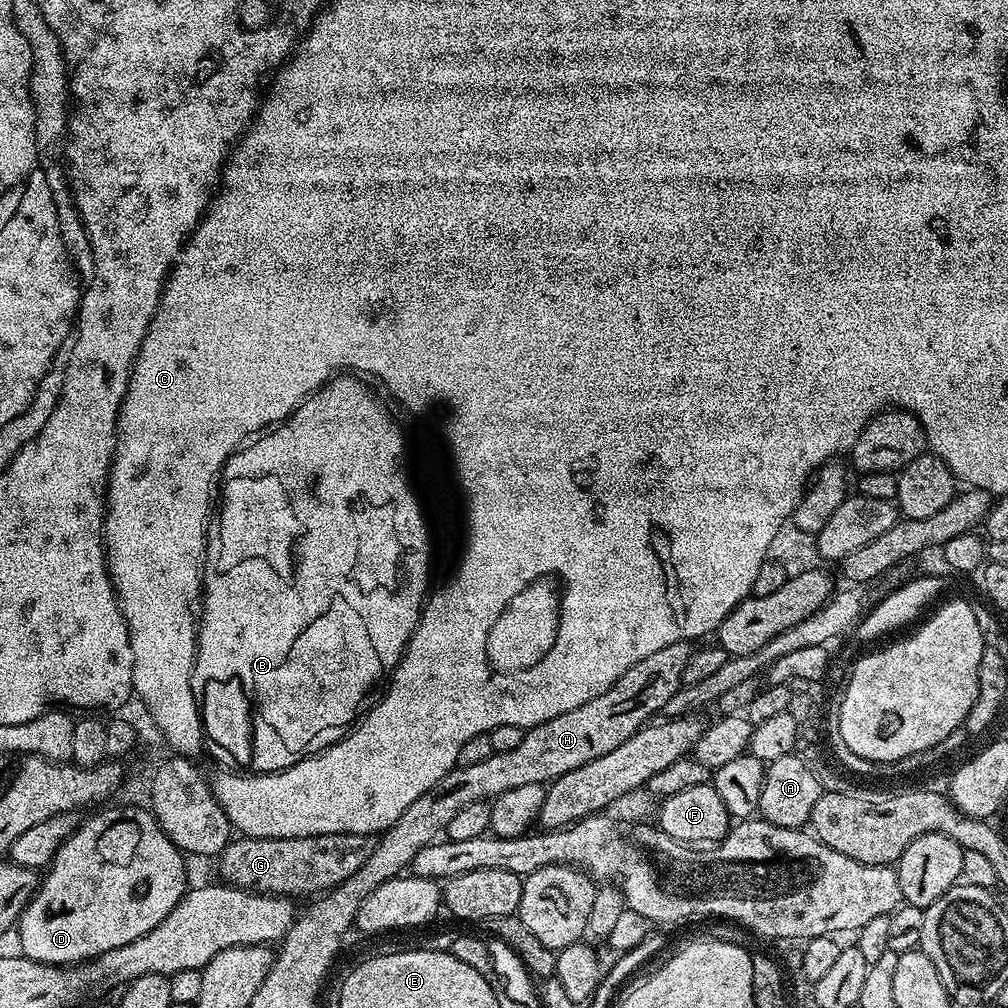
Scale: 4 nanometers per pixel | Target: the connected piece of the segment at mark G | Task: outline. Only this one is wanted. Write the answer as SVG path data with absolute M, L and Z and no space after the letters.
M318 834L306 838L233 839L218 857L220 872L234 888L262 892L274 896L315 897L338 887L354 870L358 870L374 854L376 836L362 834Z

